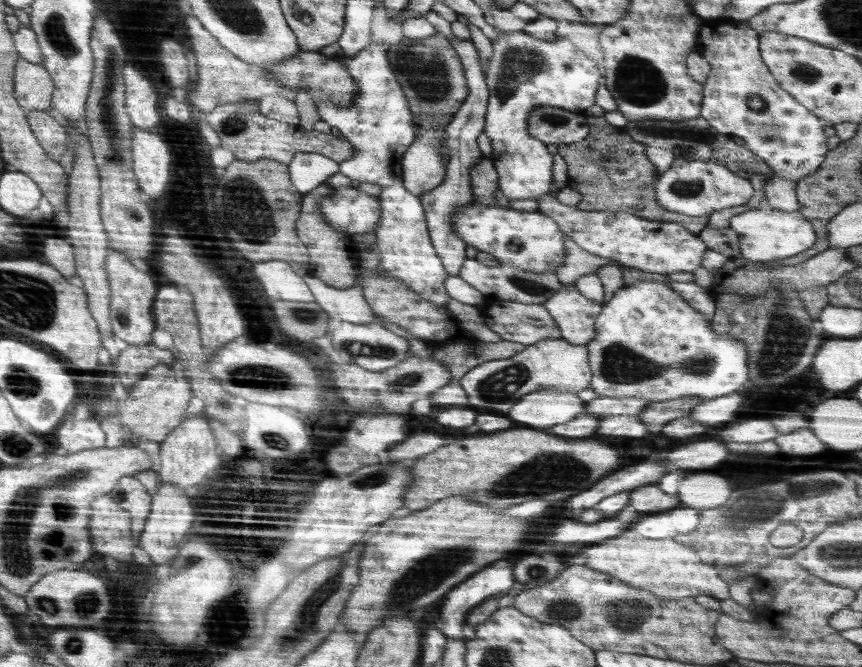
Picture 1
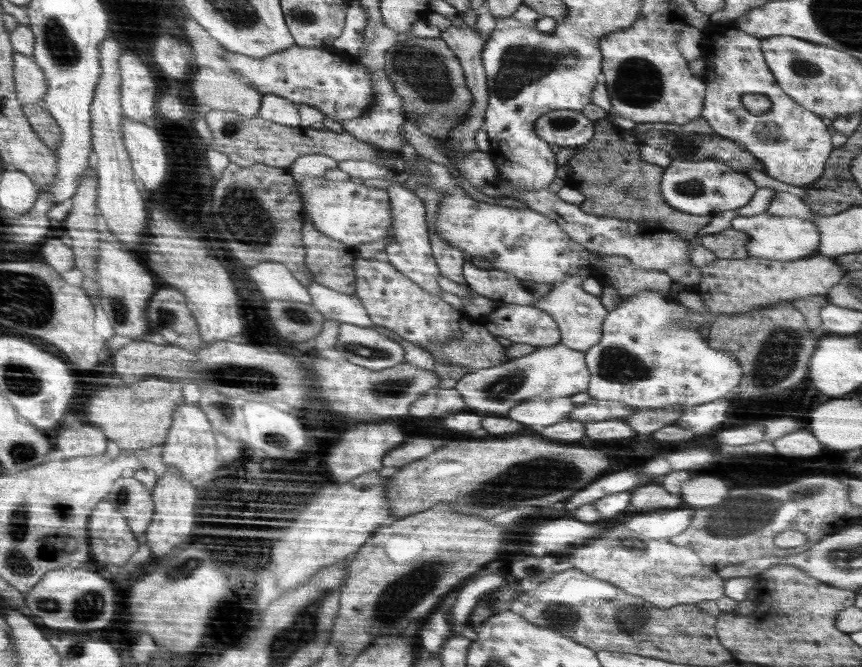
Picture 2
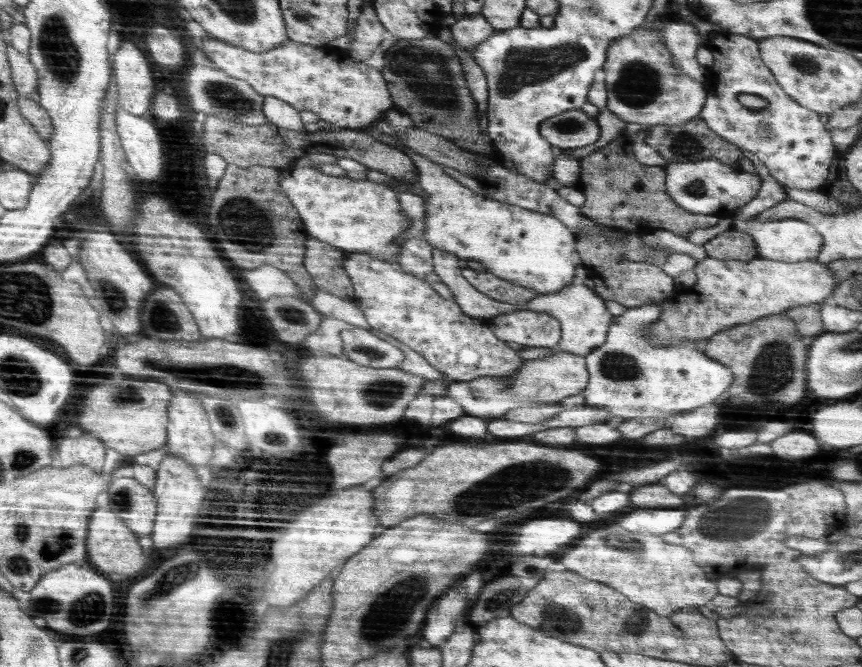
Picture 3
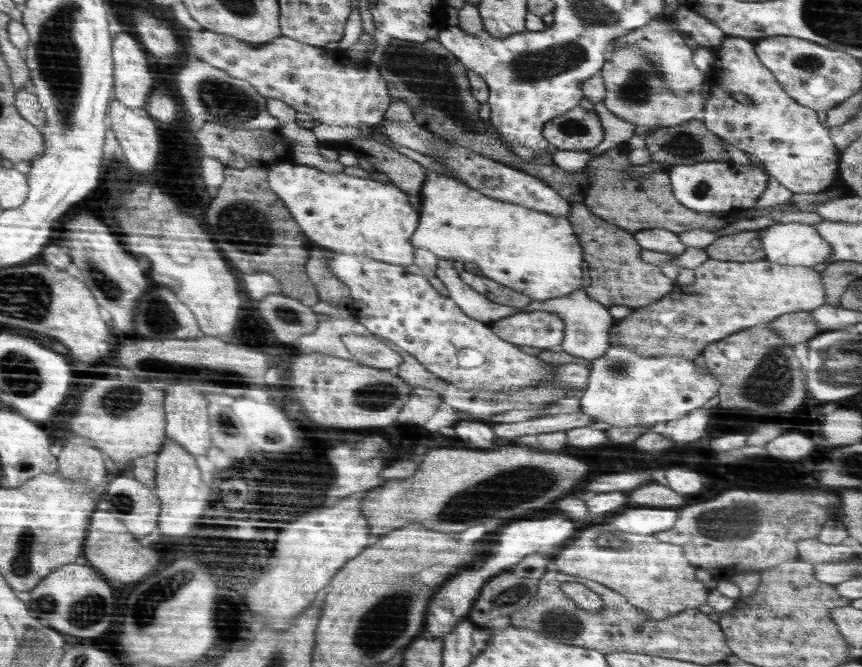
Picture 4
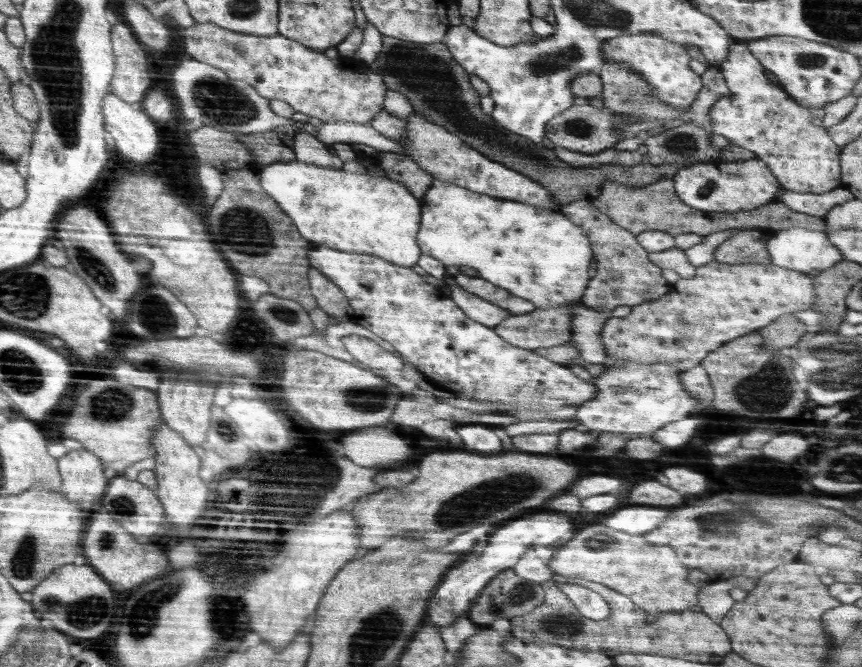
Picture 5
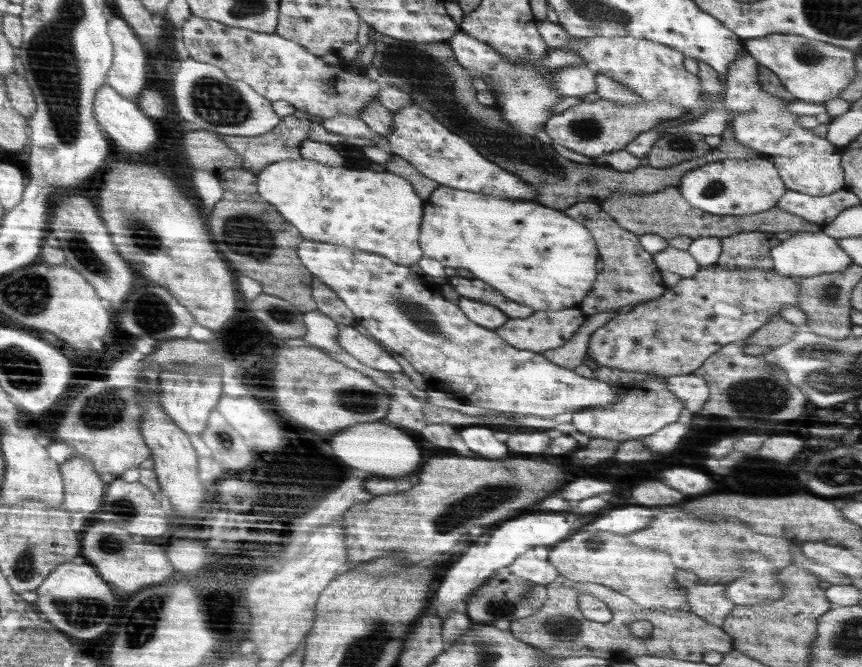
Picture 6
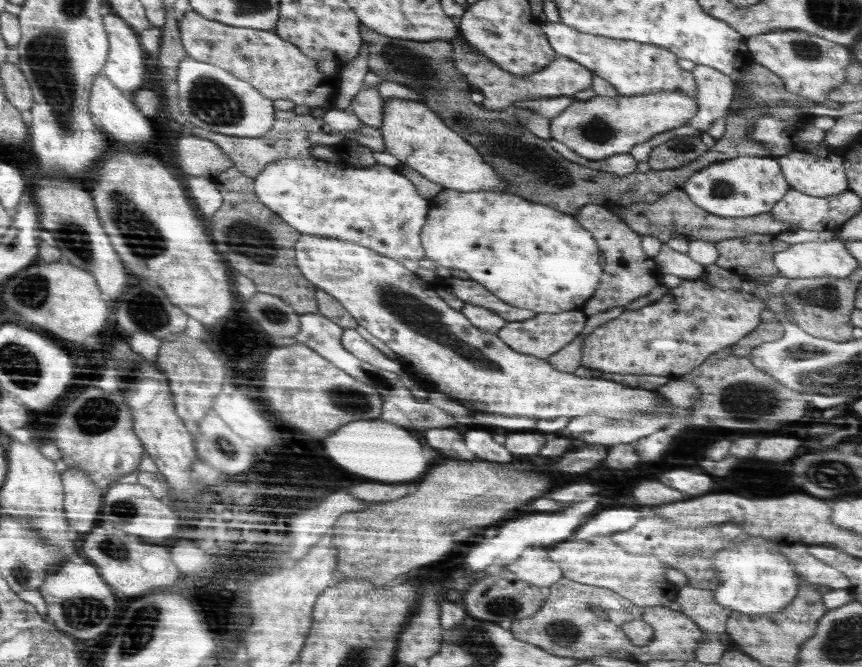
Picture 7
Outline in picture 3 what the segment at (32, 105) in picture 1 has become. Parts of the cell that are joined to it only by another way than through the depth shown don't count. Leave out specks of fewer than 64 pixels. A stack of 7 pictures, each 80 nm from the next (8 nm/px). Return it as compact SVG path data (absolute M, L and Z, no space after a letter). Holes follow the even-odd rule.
M8 45L8 57L18 95L35 97L39 88L38 74L28 54L18 52L12 45Z

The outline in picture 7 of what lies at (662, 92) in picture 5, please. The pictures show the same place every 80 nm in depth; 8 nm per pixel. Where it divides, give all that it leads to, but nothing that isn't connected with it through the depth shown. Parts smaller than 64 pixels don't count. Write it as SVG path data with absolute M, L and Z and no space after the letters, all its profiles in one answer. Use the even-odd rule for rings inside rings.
M562 22L541 23L542 32L557 55L562 55L608 81L620 95L642 96L661 90L676 90L686 96L696 96L698 87L692 72L686 72L678 65L678 57L673 50L656 45L606 38L596 34L580 32Z

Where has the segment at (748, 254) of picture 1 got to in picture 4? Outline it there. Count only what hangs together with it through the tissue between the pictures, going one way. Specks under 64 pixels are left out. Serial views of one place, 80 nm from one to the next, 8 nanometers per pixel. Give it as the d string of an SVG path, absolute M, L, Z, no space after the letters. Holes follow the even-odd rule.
M773 223L756 230L765 258L781 265L807 266L825 263L831 246L813 226L802 223Z

